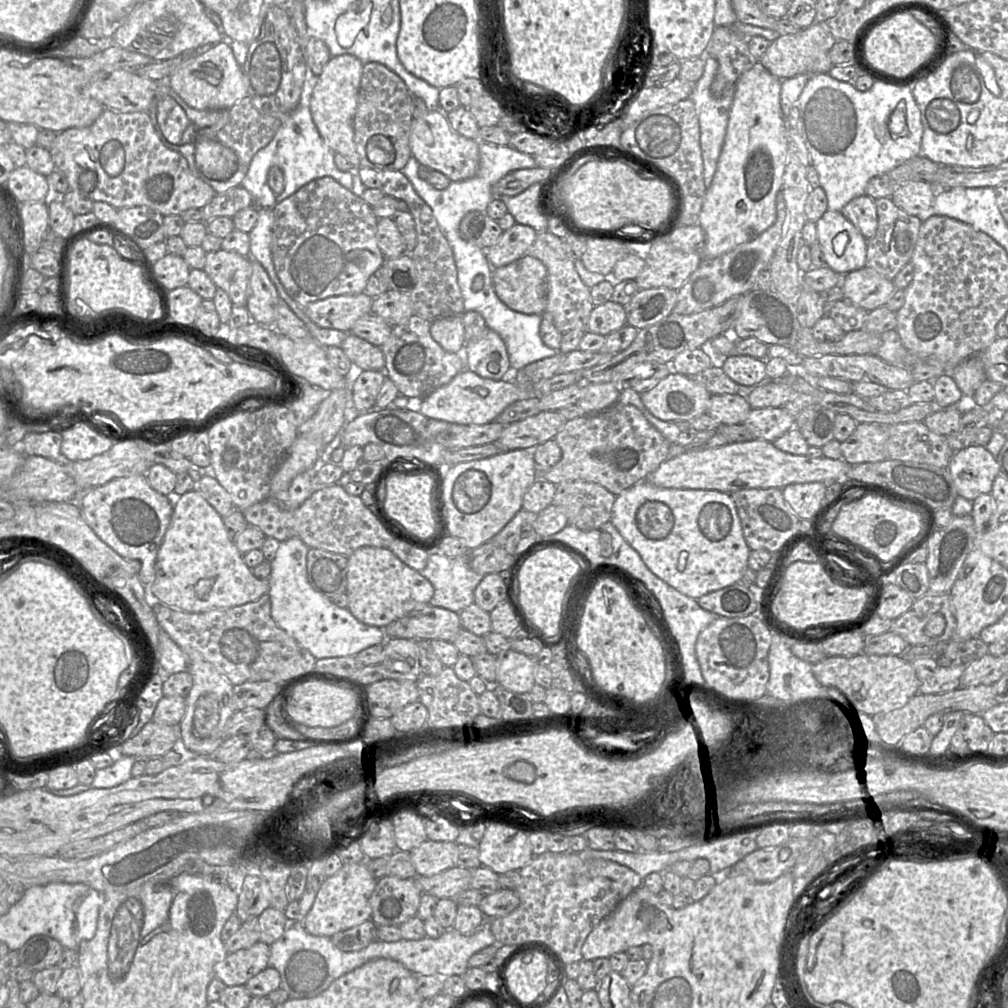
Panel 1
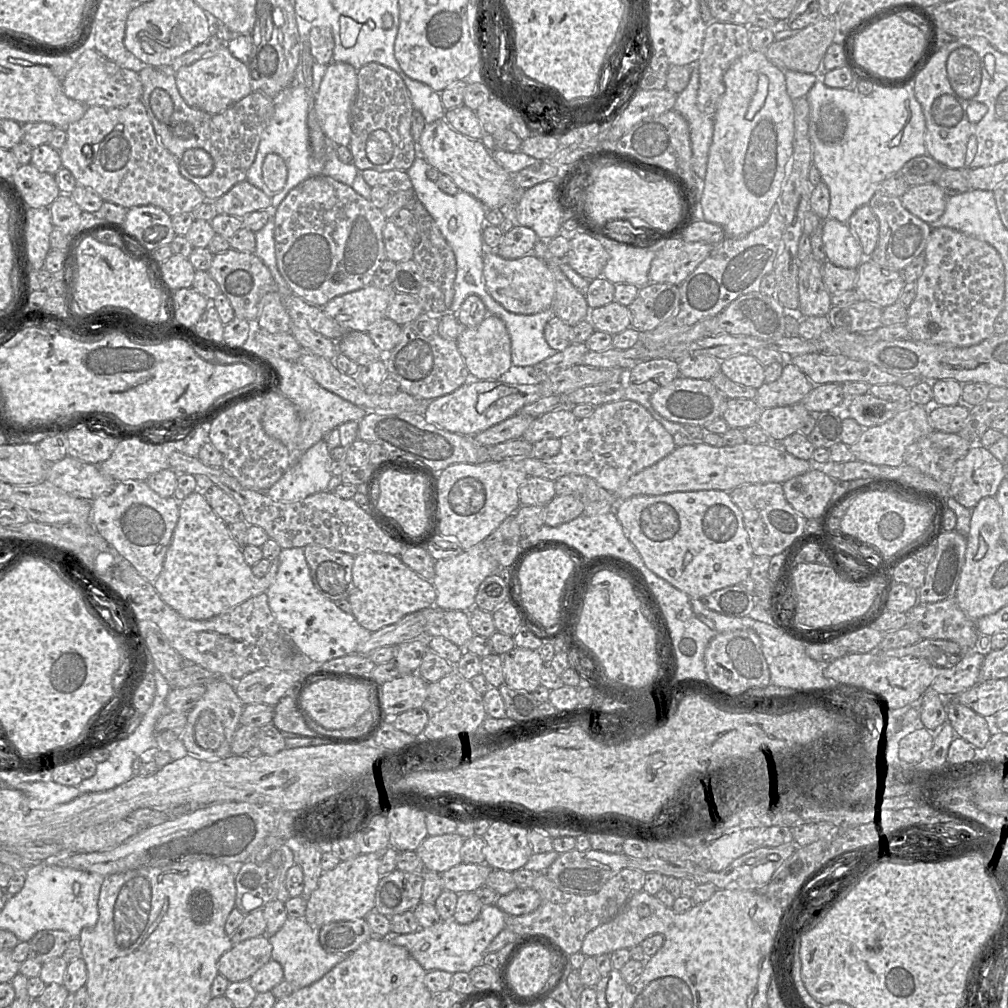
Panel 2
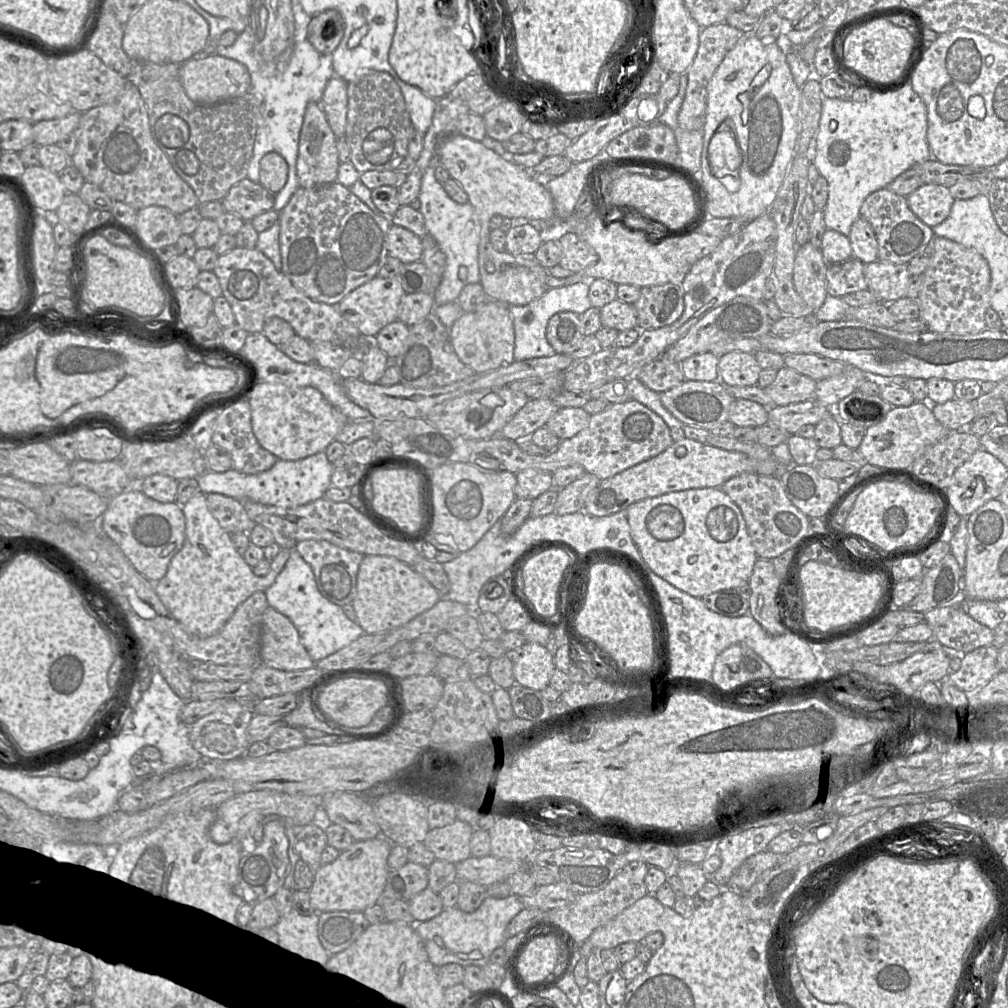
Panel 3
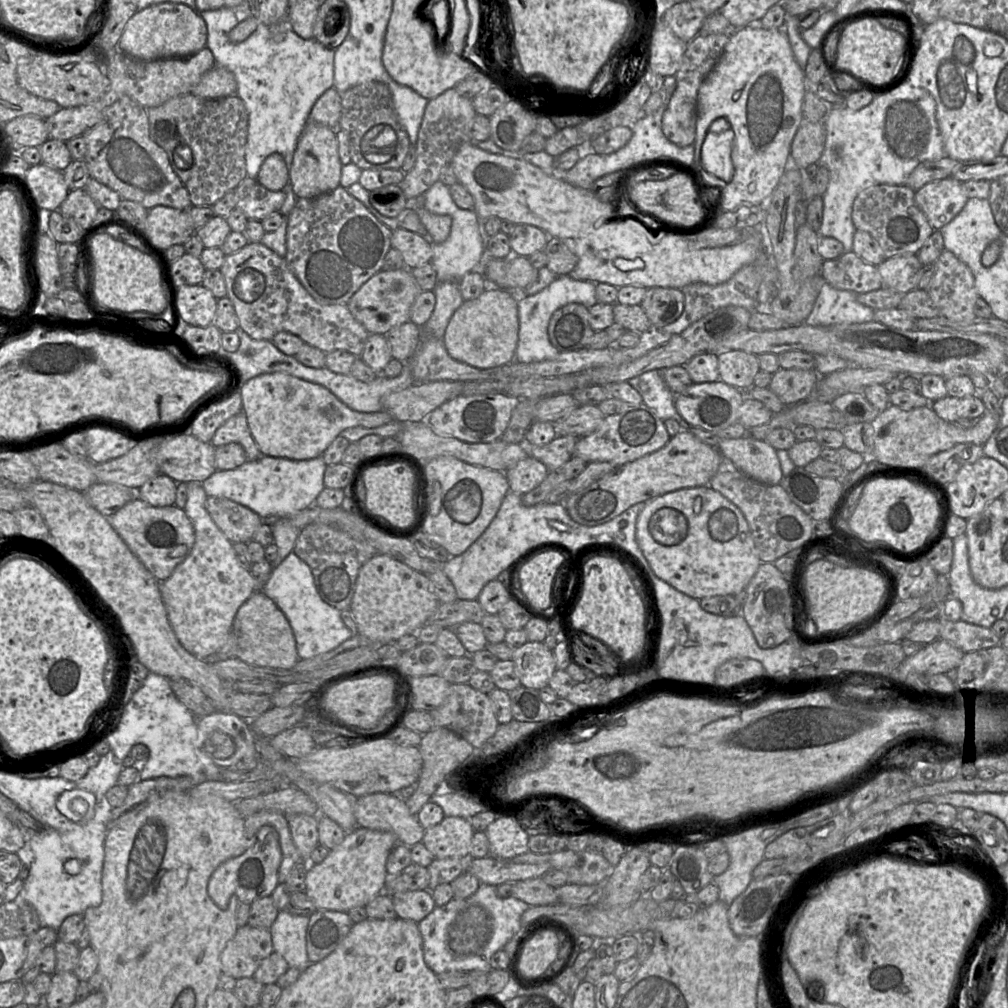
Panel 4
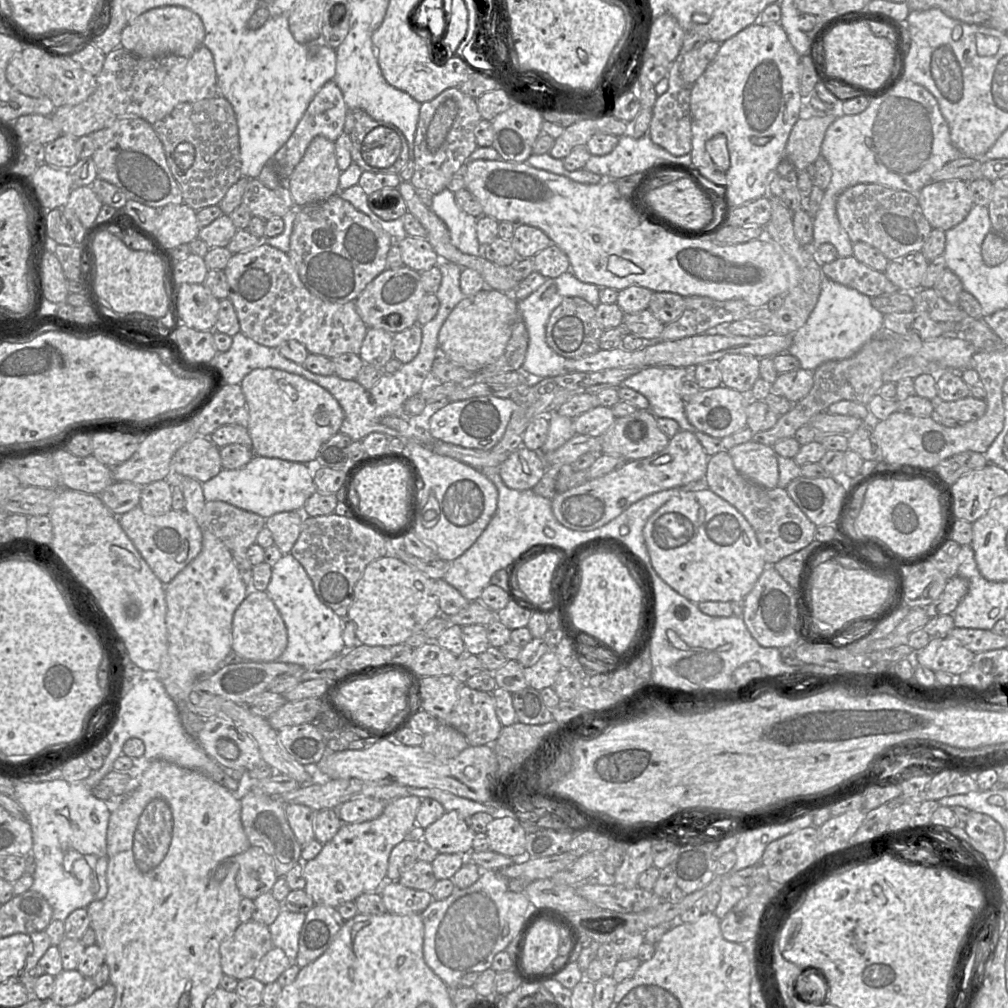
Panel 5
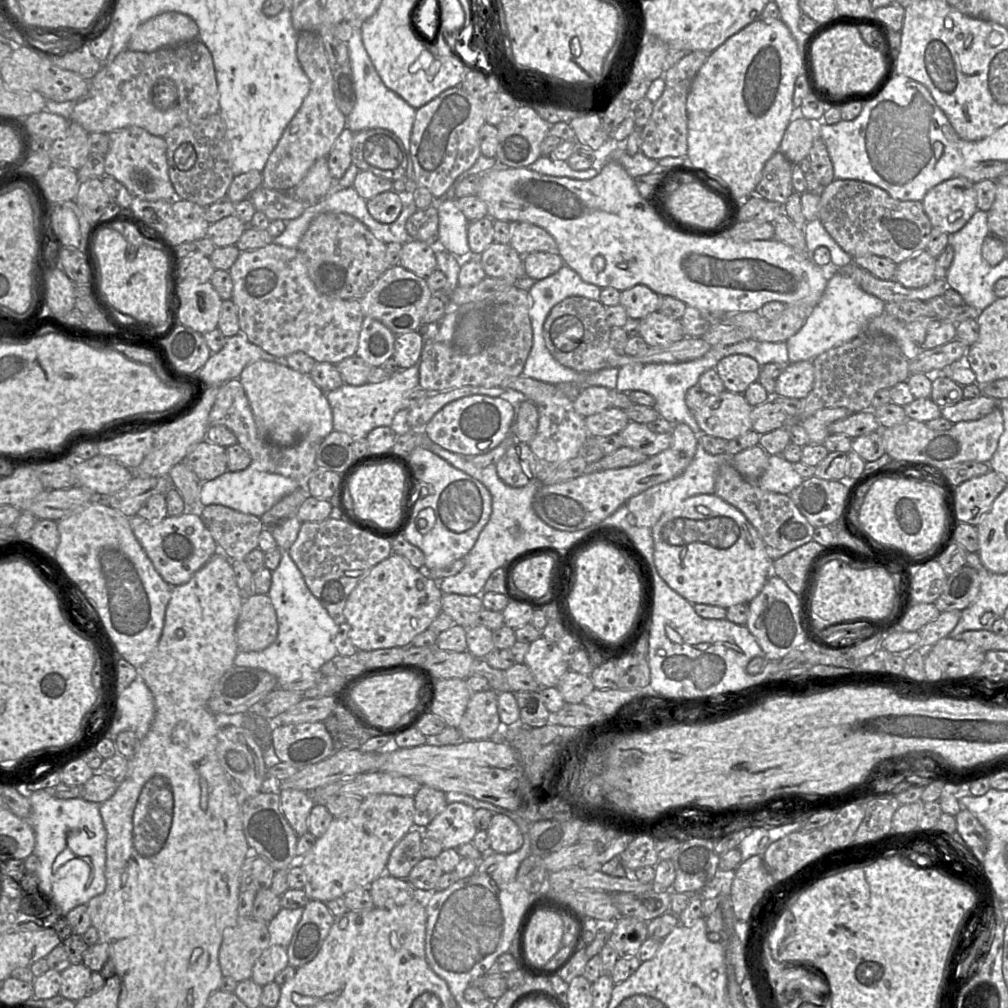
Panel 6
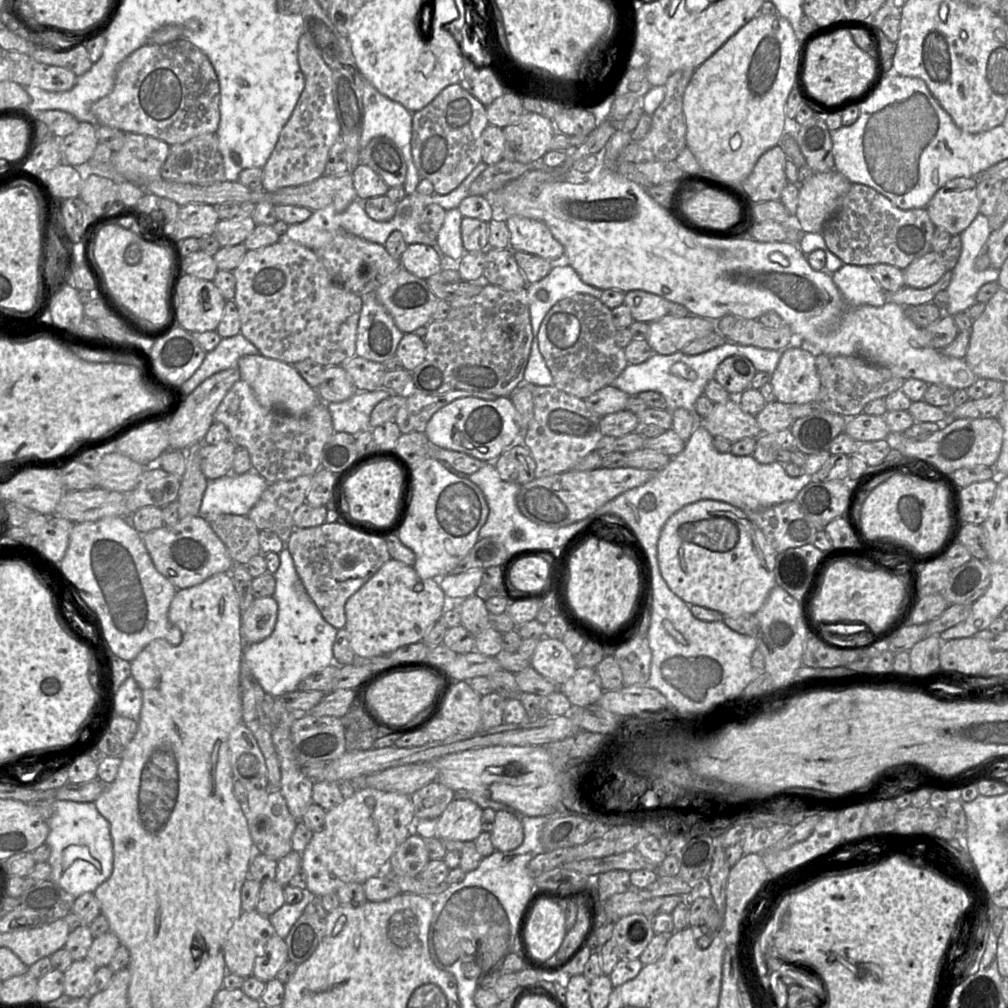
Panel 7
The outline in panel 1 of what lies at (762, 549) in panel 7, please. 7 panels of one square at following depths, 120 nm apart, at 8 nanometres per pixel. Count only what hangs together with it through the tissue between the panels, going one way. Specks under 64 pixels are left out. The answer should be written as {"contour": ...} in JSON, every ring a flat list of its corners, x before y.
{"contour":[[641,481,616,496,610,521,627,543,638,552,645,565,654,575,691,599,697,600,707,593,717,591,739,582,745,570,748,568,750,548,744,539,741,521,730,493,708,489,662,488,653,485,648,481]]}

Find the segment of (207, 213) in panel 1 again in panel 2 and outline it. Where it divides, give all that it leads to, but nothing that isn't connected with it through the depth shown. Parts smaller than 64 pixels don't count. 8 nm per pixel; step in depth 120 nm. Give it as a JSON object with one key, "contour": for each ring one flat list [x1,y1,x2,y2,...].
{"contour":[[246,180,234,185,214,204,218,214,238,218,259,210,273,210,271,197]]}

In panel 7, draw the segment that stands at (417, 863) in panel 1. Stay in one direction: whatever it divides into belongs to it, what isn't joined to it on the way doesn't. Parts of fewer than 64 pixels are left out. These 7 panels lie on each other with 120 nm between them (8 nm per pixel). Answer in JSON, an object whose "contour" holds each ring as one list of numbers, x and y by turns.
{"contour":[[454,798,437,819,436,835,441,840,475,841,482,832,483,809,470,799]]}

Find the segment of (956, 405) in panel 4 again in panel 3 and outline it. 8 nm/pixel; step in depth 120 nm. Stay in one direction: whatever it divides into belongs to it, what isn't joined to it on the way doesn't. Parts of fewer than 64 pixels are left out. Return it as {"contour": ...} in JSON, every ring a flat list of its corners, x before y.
{"contour":[[953,398,931,406,937,420,948,430,966,429,976,418,976,411,971,401]]}

